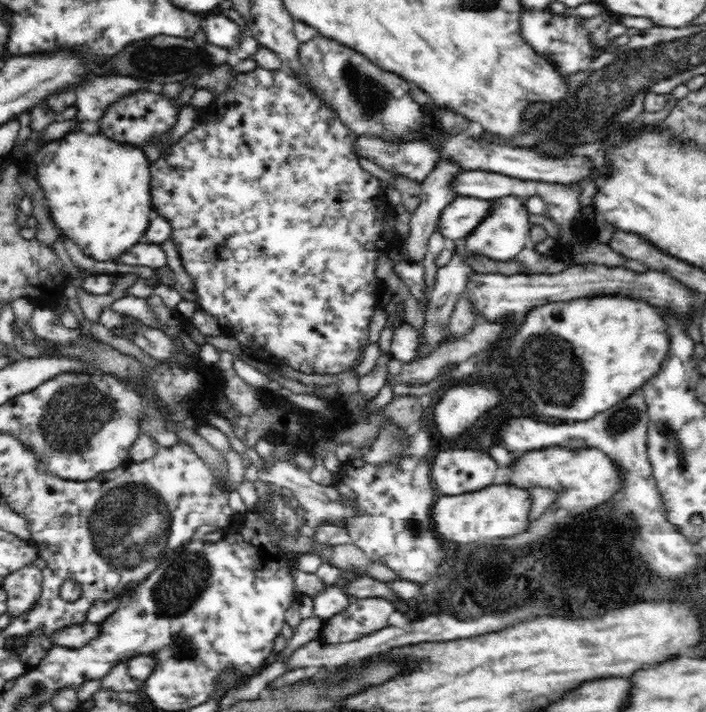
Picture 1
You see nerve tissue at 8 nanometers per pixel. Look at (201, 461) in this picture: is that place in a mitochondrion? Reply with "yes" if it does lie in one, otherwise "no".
no

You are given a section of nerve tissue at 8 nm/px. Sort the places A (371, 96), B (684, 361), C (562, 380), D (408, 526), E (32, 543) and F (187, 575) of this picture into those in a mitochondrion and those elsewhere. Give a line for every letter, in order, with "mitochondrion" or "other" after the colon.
A: mitochondrion
B: other
C: mitochondrion
D: mitochondrion
E: other
F: mitochondrion

